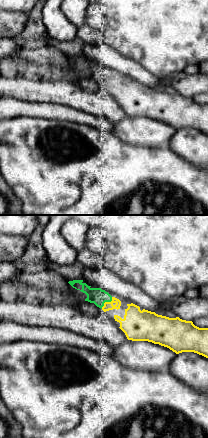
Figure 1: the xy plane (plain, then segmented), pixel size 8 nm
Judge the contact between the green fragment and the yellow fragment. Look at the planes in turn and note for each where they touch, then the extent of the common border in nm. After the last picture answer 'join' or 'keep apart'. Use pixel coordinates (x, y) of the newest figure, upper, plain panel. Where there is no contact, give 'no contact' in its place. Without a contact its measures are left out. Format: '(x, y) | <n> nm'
(106, 77) | 130 nm

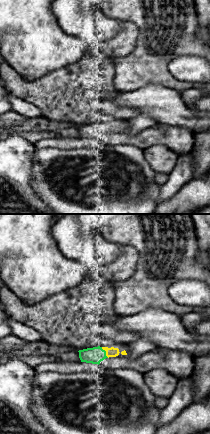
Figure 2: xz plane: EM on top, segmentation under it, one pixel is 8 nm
(105, 128) | 110 nm

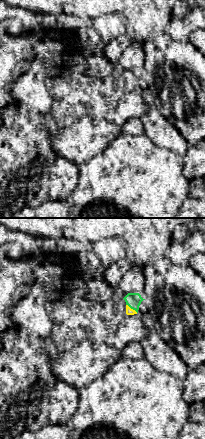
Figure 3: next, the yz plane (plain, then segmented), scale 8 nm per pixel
(132, 84) | 120 nm

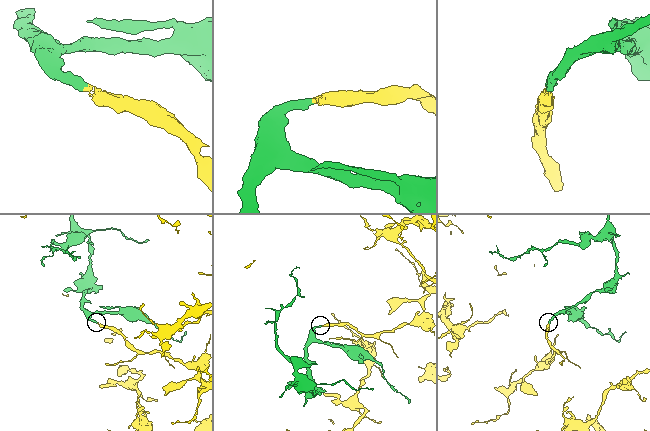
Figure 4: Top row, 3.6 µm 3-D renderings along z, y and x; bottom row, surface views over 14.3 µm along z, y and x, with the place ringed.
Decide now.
join

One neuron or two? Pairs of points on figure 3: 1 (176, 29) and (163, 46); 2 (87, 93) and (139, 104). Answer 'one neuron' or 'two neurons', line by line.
1: two neurons
2: two neurons

